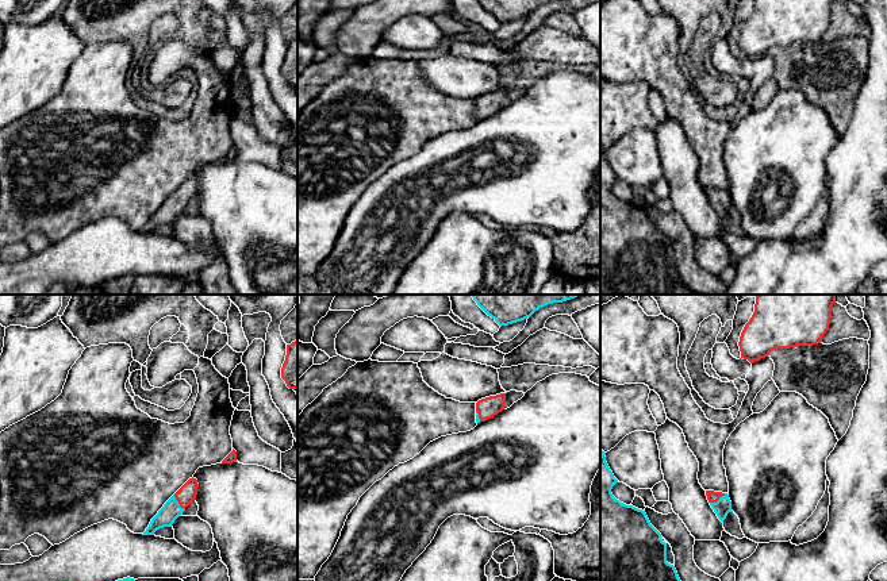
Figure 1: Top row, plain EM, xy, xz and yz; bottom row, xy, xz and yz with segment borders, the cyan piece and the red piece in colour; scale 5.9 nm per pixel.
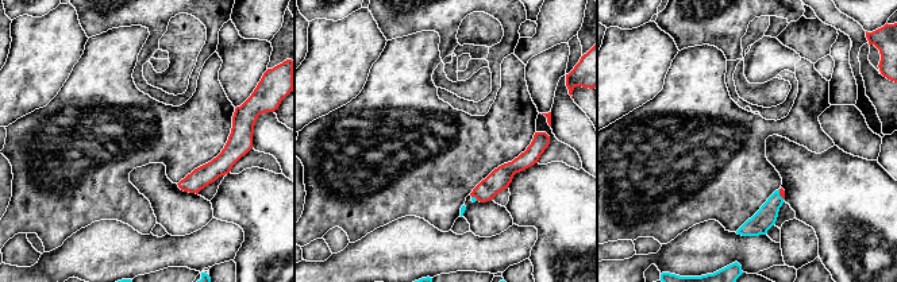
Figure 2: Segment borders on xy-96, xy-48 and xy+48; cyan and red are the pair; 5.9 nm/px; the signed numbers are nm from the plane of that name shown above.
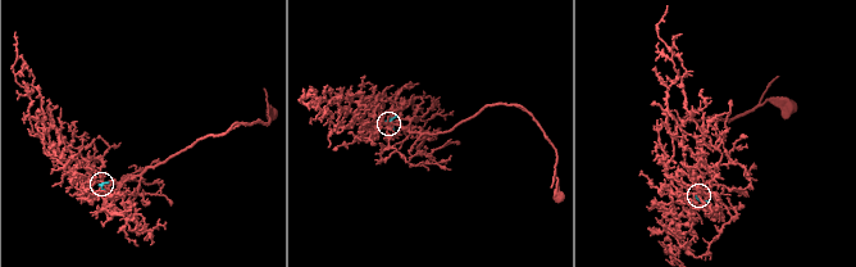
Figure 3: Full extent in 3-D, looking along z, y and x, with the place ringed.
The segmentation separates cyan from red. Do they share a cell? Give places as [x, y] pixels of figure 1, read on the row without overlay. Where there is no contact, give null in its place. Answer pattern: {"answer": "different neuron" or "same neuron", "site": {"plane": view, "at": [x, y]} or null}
{"answer": "same neuron", "site": {"plane": "yz", "at": [718, 197]}}

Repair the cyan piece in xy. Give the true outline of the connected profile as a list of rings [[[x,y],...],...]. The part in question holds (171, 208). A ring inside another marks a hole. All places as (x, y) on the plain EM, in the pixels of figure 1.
[[[189,176],[158,208],[151,216],[143,232],[154,232],[154,230],[164,224],[172,224],[174,218],[183,212],[185,205],[195,199],[197,192],[197,177]]]

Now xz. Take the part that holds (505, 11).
[[[477,0],[500,24],[522,19],[548,1],[553,0]]]

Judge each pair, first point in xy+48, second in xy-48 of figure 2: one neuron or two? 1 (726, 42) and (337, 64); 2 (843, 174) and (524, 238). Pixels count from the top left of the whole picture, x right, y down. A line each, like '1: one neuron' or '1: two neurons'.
1: two neurons
2: two neurons

